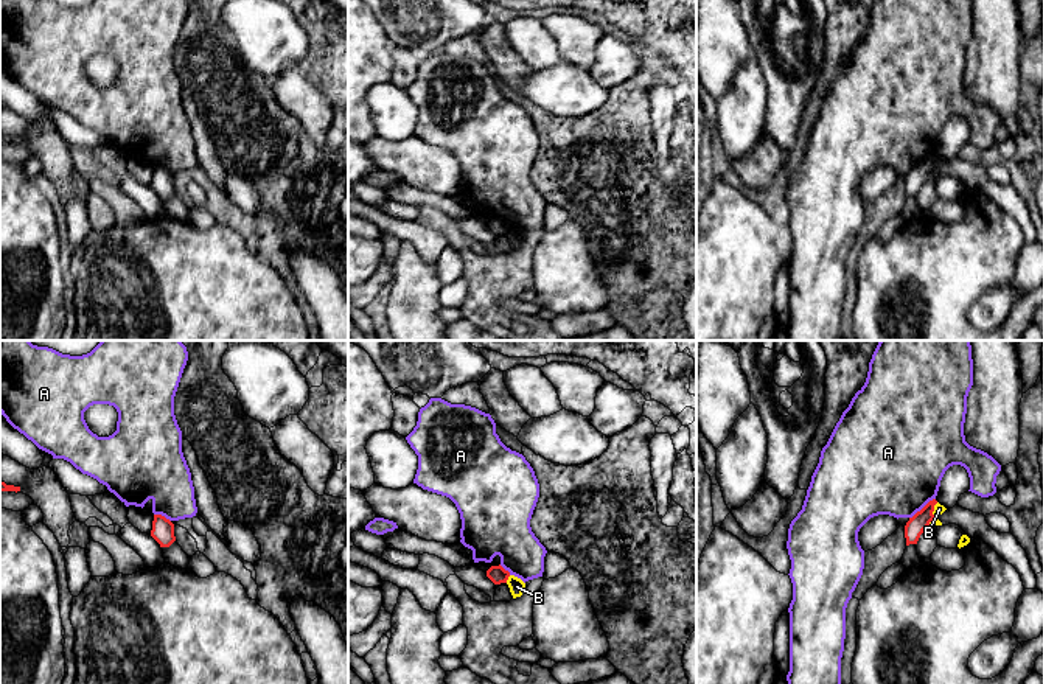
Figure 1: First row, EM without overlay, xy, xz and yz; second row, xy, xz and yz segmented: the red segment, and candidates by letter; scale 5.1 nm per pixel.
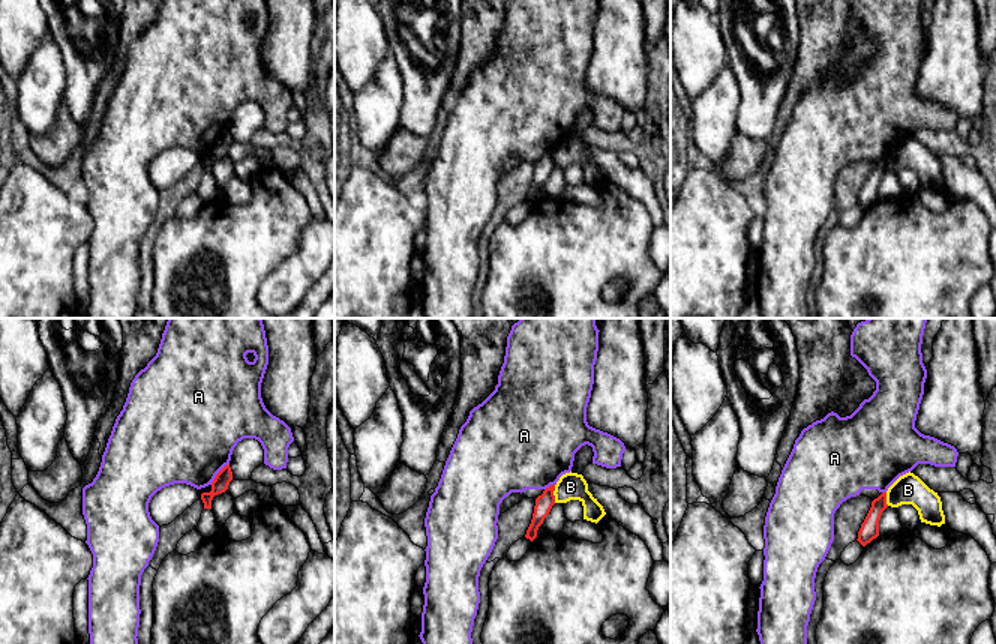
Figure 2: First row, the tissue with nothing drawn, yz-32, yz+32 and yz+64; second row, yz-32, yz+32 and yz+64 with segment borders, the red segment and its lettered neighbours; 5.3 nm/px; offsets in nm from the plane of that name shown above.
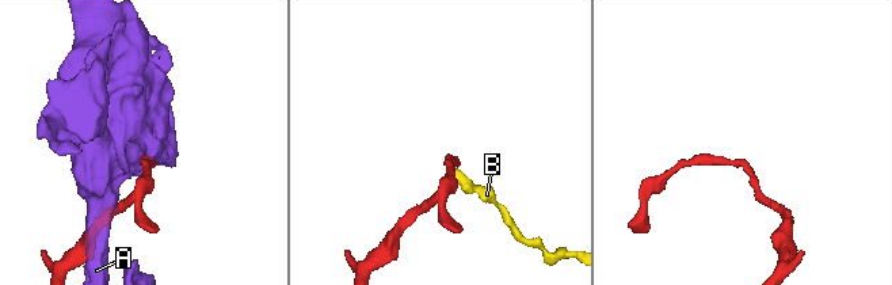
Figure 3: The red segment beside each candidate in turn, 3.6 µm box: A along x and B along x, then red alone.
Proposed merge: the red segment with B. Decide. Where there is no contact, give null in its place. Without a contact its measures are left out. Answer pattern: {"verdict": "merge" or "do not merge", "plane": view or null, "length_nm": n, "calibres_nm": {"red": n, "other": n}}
{"verdict": "do not merge", "plane": "yz", "length_nm": 120, "calibres_nm": {"red": 100, "other": 50}}

